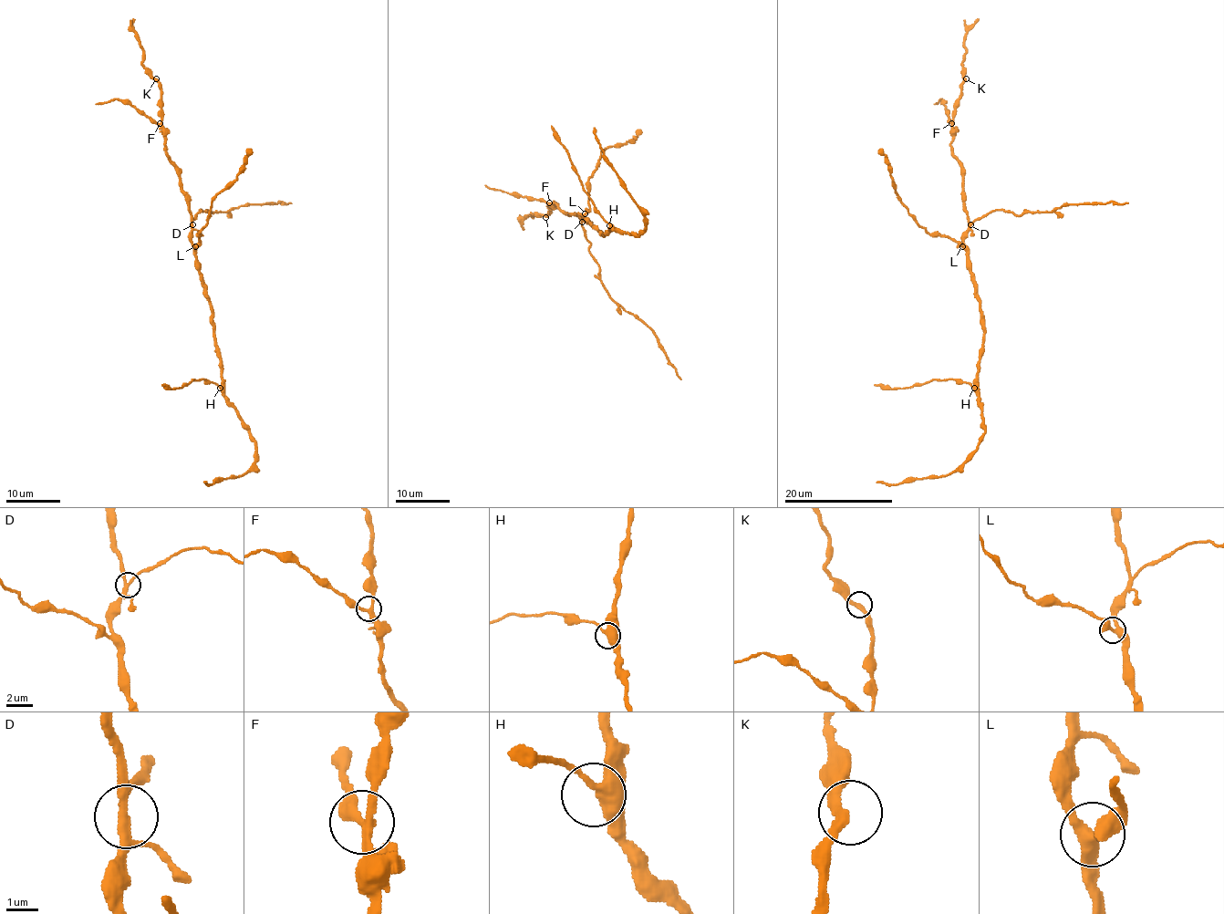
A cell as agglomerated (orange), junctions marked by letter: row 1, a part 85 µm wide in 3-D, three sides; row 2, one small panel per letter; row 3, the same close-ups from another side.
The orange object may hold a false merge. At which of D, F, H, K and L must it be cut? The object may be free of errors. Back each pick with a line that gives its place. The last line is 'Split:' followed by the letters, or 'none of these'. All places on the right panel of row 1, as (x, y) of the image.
D: Place: (970, 224)
Split: D

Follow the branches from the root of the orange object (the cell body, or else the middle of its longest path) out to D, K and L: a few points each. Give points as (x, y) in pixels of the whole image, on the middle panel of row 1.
D: (593, 226), (580, 214), (582, 221)
K: (593, 226), (580, 214), (580, 220), (577, 215), (565, 213), (554, 202), (551, 203), (545, 217)
L: (593, 226), (585, 218), (585, 213)

